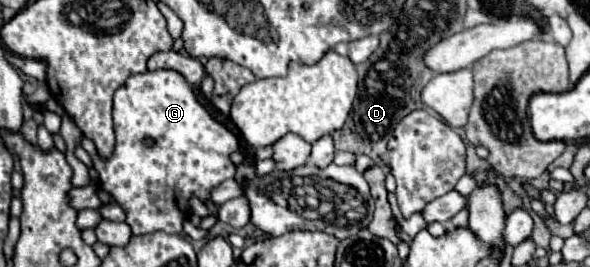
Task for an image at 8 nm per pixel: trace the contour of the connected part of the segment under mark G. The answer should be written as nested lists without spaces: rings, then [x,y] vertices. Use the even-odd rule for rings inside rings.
[[[154,70],[130,76],[114,92],[114,134],[114,154],[106,160],[100,158],[92,140],[82,140],[80,144],[92,156],[104,190],[126,210],[126,222],[132,228],[132,234],[148,234],[154,230],[184,234],[182,220],[188,218],[188,198],[198,196],[208,206],[208,190],[216,188],[226,178],[234,178],[236,168],[230,162],[230,154],[238,150],[238,138],[198,104],[192,86],[174,70]],[[146,136],[156,140],[152,148],[142,144]]]

